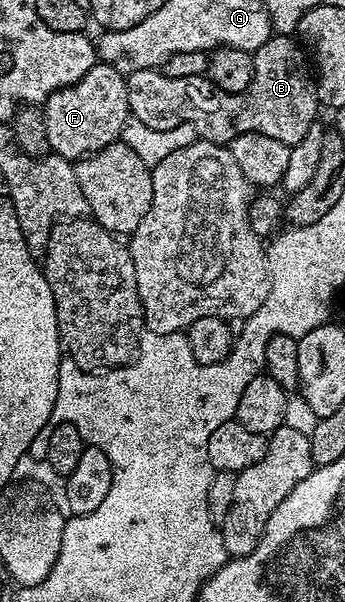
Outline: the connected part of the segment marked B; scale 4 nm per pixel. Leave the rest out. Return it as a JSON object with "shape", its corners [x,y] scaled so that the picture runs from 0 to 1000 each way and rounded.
{"shape":[[[794,55],[791,61],[774,66],[774,73],[730,85],[730,93],[739,106],[739,126],[728,126],[728,140],[716,148],[690,156],[646,153],[594,126],[499,130],[470,123],[464,115],[380,120],[362,133],[377,191],[406,204],[455,216],[507,213],[510,208],[533,203],[559,206],[574,231],[597,236],[661,239],[696,223],[759,223],[786,226],[786,233],[809,233],[826,243],[861,243],[867,233],[878,233],[878,226],[890,226],[890,213],[901,213],[922,201],[919,136],[901,121],[887,85],[858,61]]]}

